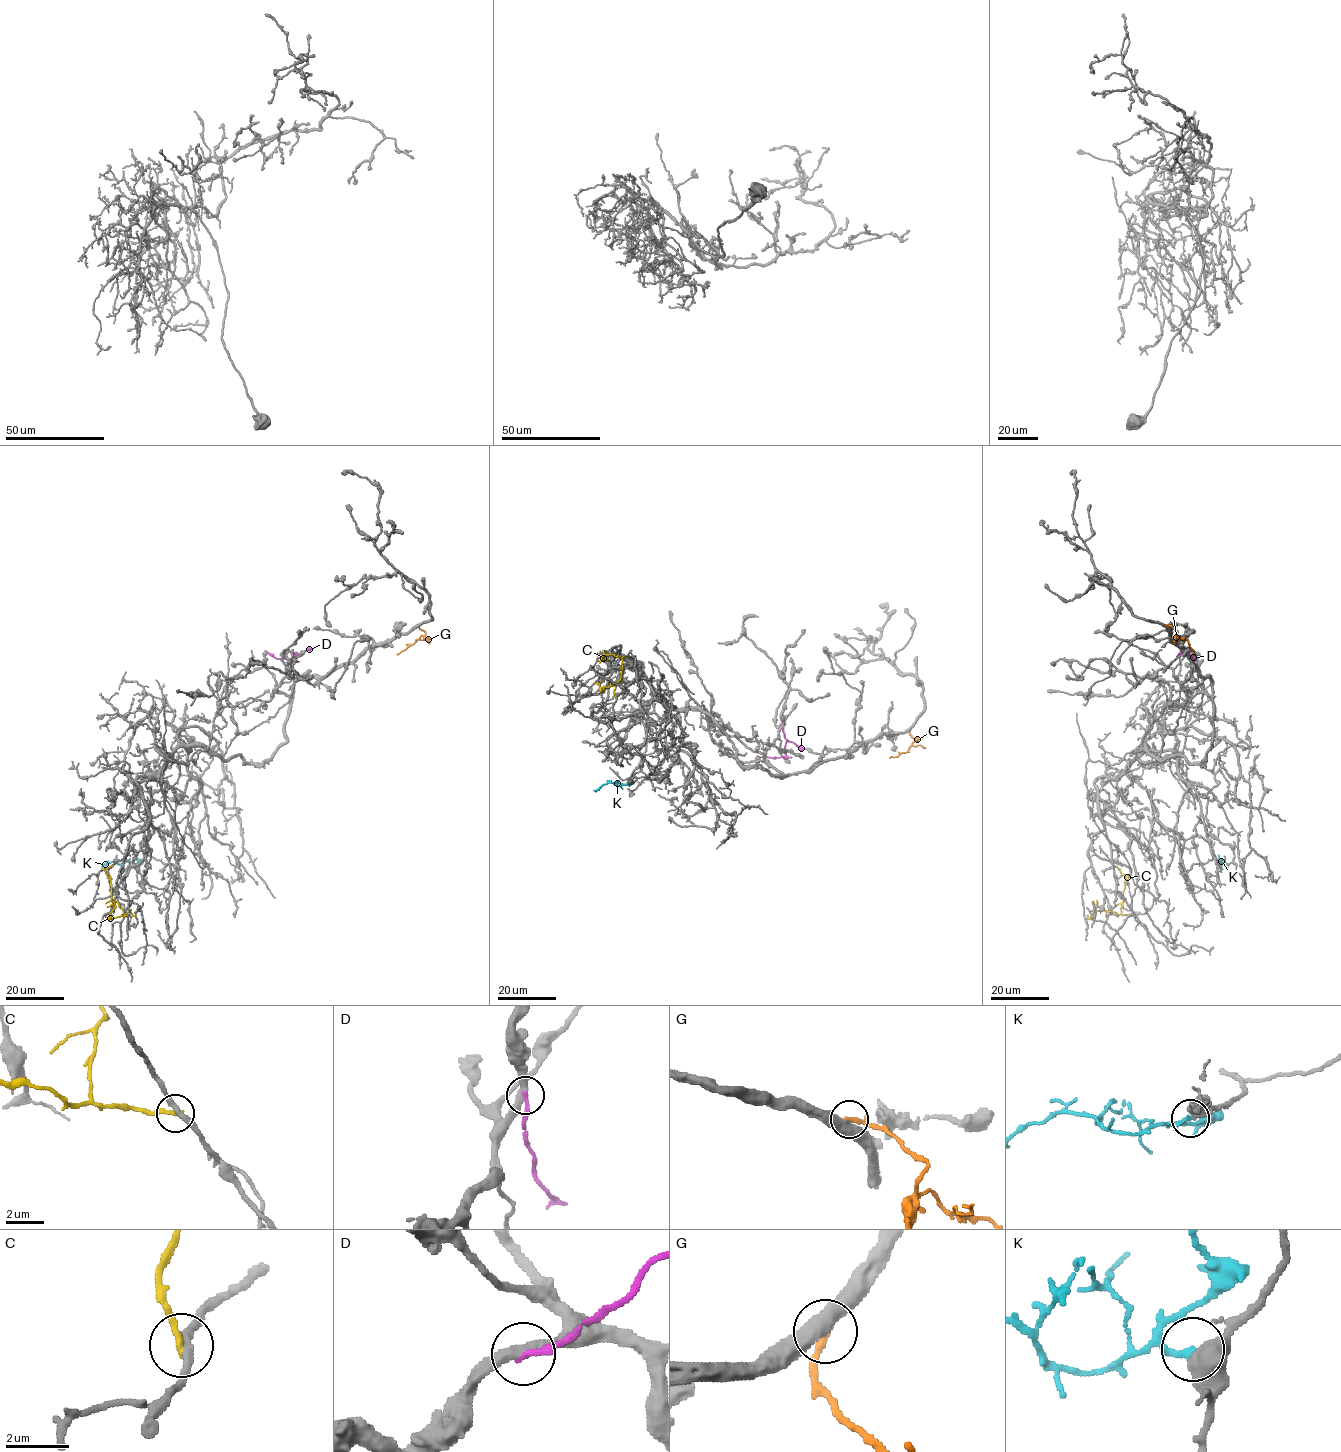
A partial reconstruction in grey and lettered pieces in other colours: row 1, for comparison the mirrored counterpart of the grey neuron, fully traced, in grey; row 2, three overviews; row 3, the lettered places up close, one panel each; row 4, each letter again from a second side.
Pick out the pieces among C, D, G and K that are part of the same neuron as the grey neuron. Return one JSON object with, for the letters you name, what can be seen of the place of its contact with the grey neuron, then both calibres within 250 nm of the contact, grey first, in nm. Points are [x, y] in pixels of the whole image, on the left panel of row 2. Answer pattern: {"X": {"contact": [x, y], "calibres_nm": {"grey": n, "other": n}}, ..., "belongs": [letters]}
{"belongs": []}

